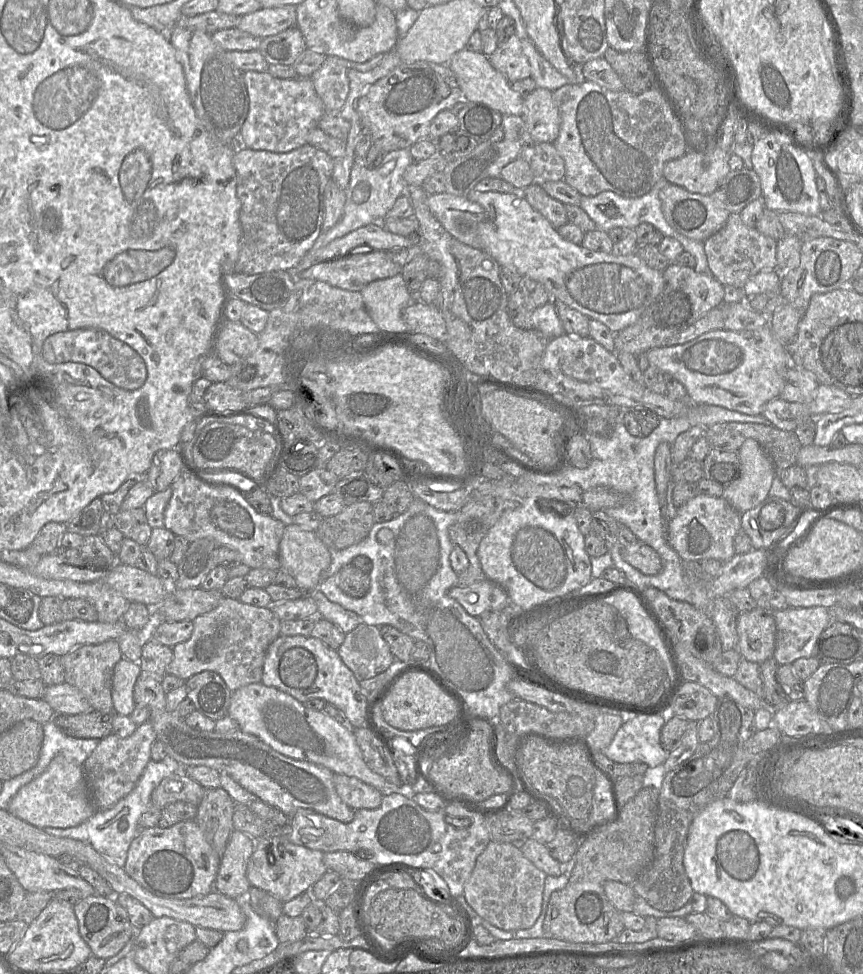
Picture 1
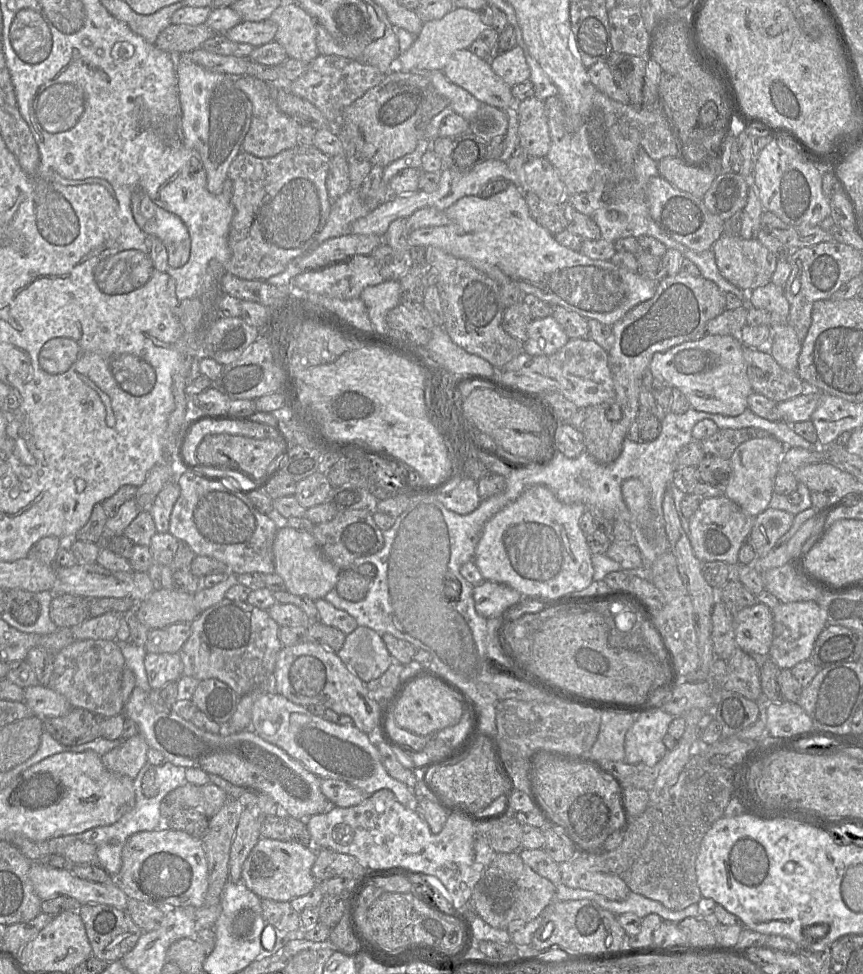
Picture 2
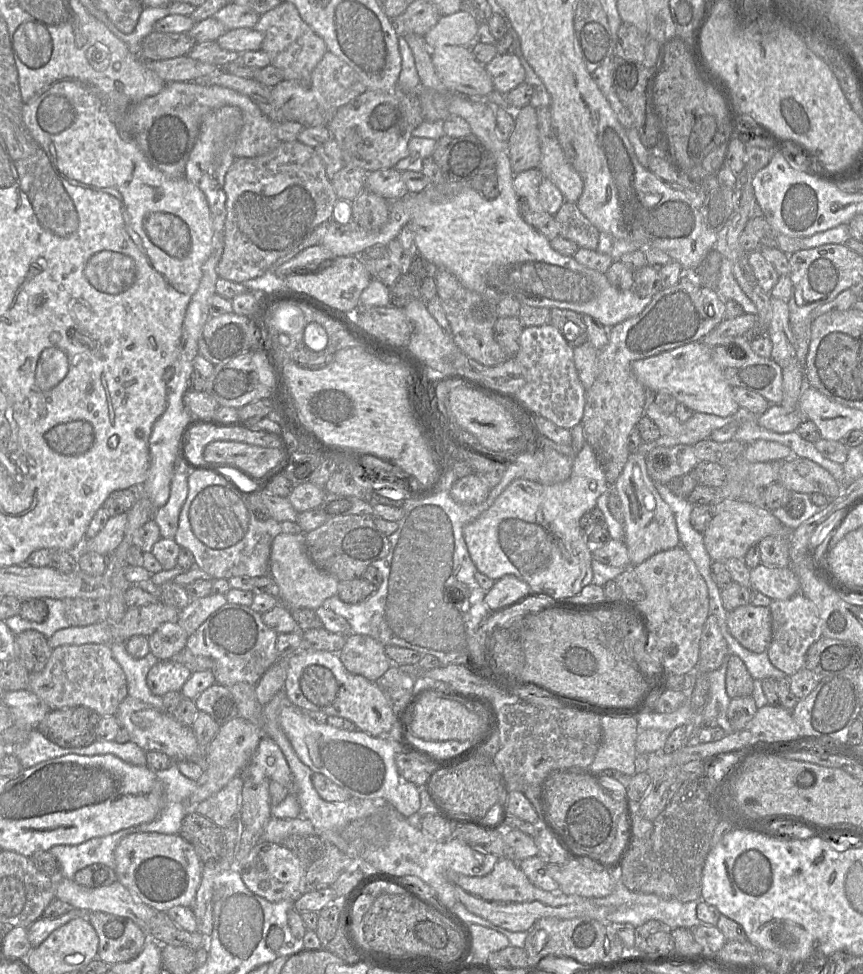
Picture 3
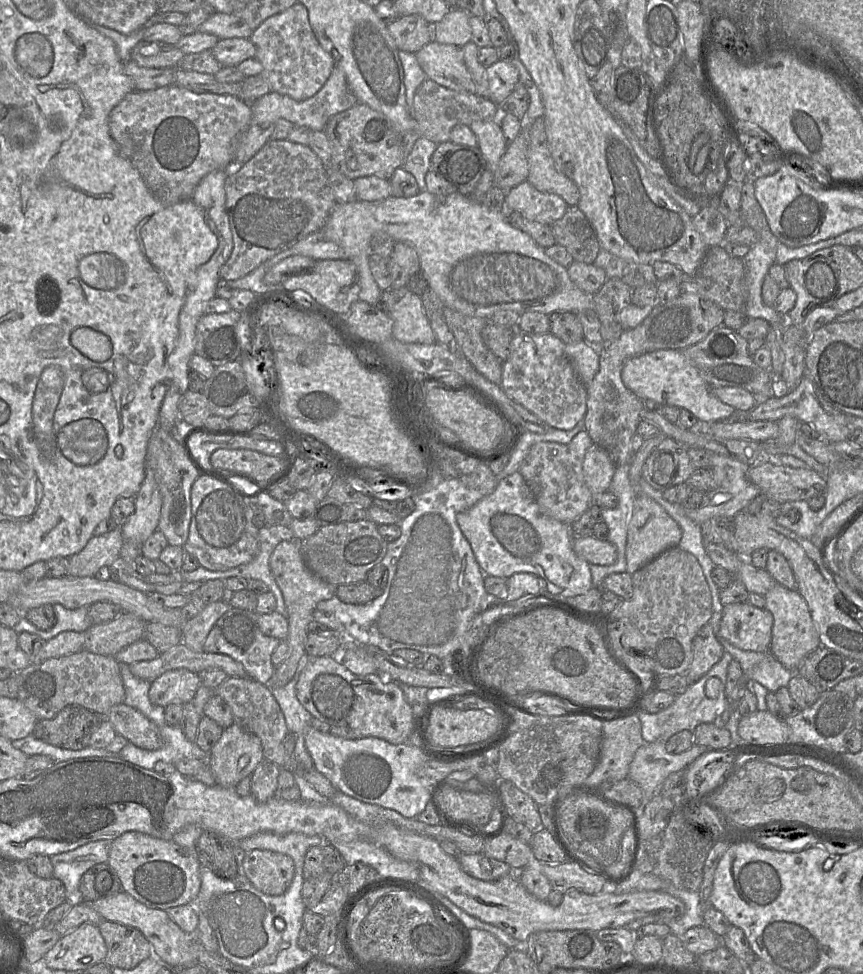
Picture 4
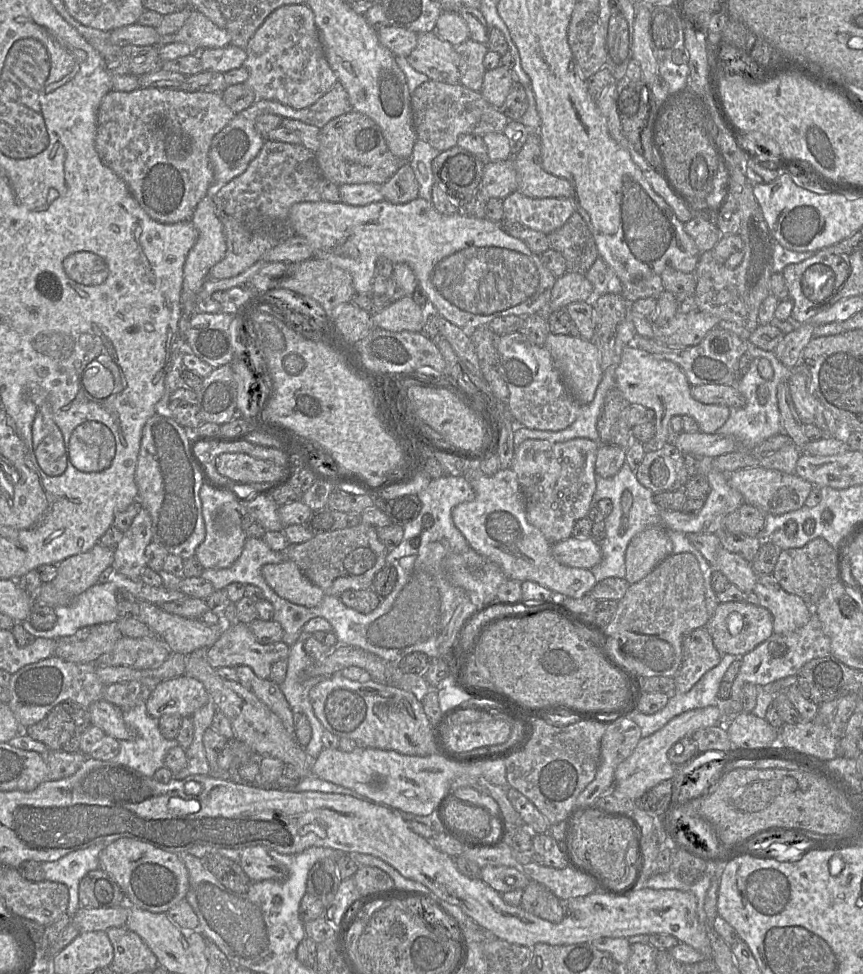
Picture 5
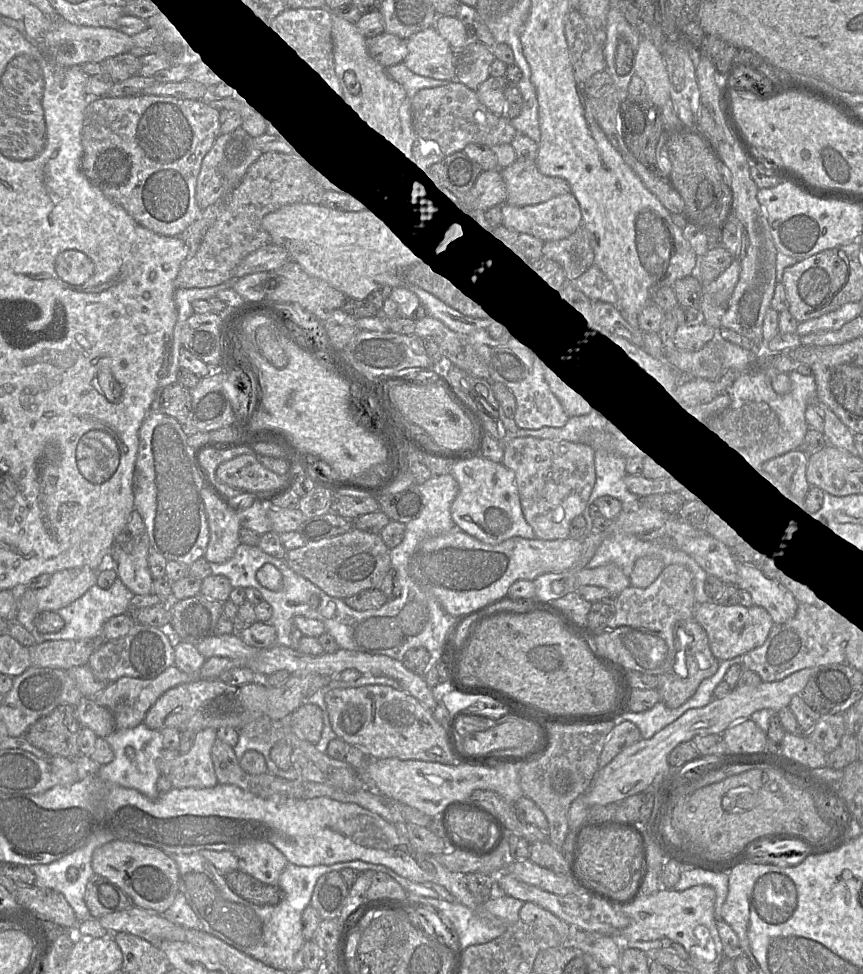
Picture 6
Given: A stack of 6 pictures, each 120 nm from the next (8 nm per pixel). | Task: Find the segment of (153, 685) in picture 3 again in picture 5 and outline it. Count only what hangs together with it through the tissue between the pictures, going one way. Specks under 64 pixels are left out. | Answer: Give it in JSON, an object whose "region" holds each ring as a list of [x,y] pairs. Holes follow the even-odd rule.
{"region":[[[187,675],[159,683],[146,701],[149,716],[160,719],[166,715],[192,717],[209,700],[203,684]]]}

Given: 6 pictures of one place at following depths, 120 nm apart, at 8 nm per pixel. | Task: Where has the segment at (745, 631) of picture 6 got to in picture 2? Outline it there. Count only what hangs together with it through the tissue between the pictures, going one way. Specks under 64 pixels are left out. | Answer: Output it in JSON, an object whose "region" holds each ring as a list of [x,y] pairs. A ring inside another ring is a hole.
{"region":[[[761,602],[733,615],[737,647],[748,654],[768,656],[773,640],[773,621],[772,609]]]}

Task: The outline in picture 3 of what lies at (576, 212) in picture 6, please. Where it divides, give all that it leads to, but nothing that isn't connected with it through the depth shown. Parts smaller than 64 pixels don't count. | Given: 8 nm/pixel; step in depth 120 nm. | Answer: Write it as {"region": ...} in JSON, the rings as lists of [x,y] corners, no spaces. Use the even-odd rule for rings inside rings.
{"region":[[[532,168],[513,177],[515,192],[535,211],[555,215],[565,202],[560,190],[538,168]]]}

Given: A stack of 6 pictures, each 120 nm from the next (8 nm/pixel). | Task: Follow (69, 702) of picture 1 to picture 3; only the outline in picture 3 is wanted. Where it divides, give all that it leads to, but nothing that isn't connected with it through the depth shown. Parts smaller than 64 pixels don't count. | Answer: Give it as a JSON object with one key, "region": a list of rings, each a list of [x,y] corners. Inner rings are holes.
{"region":[[[29,690],[5,692],[1,702],[10,710],[14,726],[37,729],[51,709]]]}

